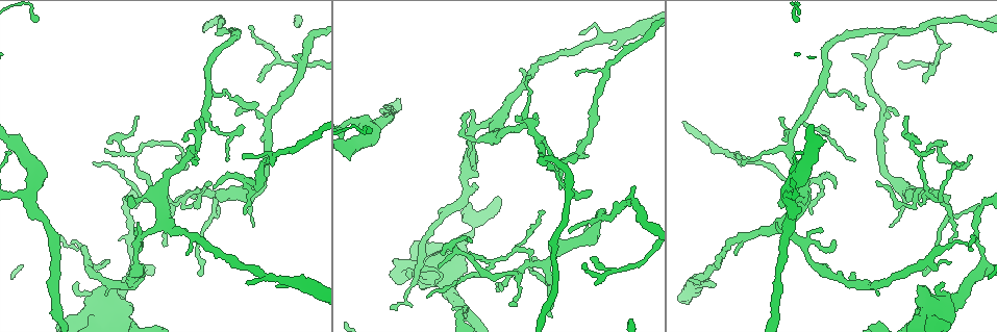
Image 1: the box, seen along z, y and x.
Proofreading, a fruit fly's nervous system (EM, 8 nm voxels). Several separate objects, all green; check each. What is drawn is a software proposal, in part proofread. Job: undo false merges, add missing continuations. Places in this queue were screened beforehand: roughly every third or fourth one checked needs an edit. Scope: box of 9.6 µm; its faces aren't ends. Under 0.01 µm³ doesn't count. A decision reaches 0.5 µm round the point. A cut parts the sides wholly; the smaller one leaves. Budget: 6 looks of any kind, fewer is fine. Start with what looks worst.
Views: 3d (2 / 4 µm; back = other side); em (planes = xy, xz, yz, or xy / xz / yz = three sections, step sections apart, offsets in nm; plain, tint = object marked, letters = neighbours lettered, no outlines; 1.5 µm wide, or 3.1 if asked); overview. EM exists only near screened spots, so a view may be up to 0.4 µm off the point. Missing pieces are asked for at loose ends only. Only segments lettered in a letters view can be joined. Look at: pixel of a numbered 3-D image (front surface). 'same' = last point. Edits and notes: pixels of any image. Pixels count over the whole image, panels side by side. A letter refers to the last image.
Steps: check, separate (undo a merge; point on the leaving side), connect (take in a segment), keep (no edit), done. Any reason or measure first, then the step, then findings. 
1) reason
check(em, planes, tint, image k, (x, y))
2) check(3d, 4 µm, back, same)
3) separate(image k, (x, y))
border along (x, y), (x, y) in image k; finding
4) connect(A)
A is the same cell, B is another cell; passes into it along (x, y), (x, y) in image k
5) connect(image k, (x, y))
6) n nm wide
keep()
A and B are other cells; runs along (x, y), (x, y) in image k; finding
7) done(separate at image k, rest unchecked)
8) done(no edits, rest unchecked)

branch point
check(em, planes, letters, image 1, (168, 225))

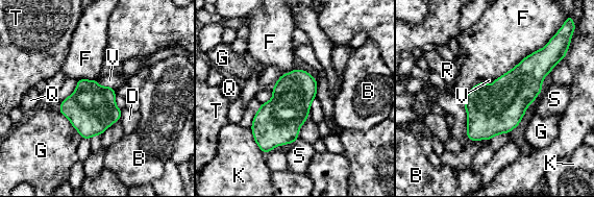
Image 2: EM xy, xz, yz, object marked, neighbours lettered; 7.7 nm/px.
320 nm wide
keep()
B, D, F, G, K, Q, R, S, T and V are other cells; border along (57, 109), (82, 138) in image 2; one neuron here

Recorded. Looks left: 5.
abrupt turn
check(em, planes, tint, image 1, (180, 147))

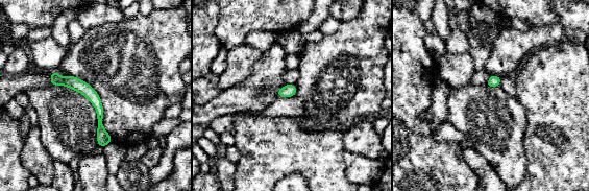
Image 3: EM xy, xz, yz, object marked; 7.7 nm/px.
see the neighbours
check(em, planes, letters, same)

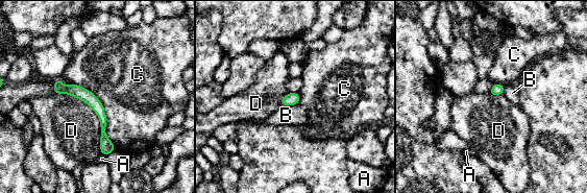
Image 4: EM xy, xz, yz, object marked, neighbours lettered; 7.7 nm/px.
C touches over 600 nm
keep()
A, B, C and D are other cells; runs along (56, 82), (98, 107), (106, 151) in image 4; continuous, no second neuron

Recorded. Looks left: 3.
tapers out
check(em, planes, letters, image 1, (735, 255))

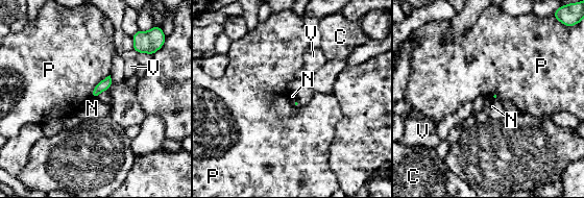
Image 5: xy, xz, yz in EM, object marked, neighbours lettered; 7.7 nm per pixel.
keep()
C, N, P and V are other cells; border along (92, 96), (97, 98) in image 5; none of them fits

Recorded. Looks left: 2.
done(no edits, rest unchecked)

